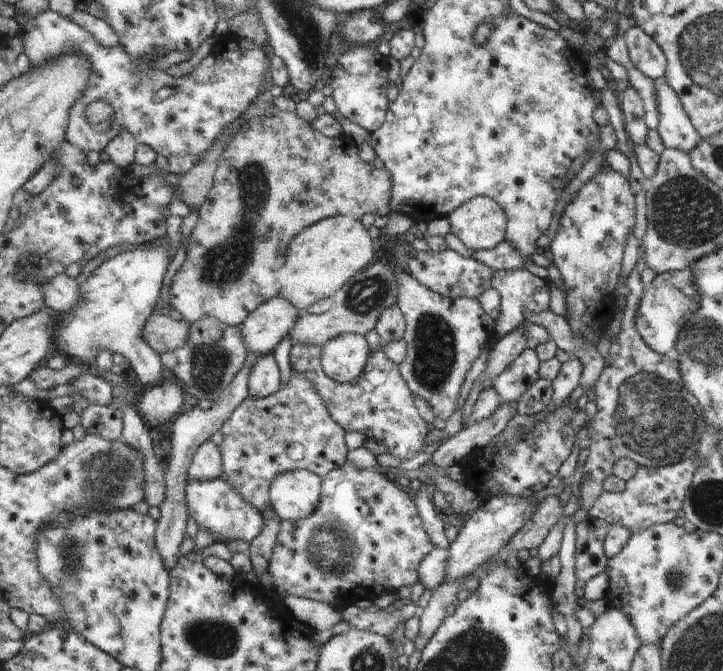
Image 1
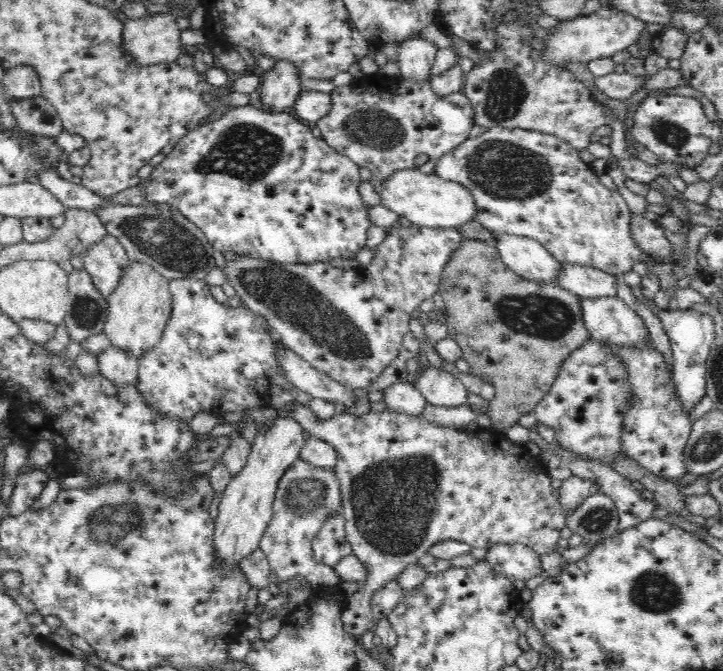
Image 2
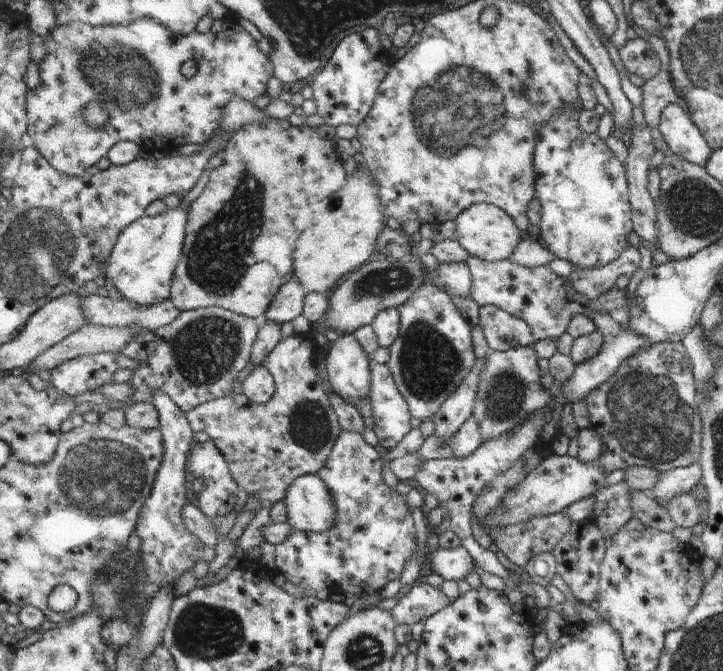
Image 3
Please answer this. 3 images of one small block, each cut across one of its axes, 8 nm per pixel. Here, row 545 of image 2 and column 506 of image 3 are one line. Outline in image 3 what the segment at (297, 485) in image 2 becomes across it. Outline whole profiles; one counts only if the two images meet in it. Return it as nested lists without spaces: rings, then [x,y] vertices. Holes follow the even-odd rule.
[[[469,256],[467,258],[467,268],[471,274],[471,292],[469,298],[473,302],[477,302],[477,306],[497,306],[503,312],[509,312],[511,316],[523,320],[529,330],[531,330],[531,338],[533,344],[541,342],[541,340],[557,340],[559,336],[565,334],[567,324],[573,316],[581,314],[587,316],[589,320],[593,320],[595,314],[609,314],[609,318],[613,318],[617,324],[625,326],[631,320],[629,314],[629,302],[633,298],[627,296],[627,288],[609,288],[605,290],[605,294],[599,294],[595,298],[585,298],[583,294],[575,292],[575,288],[571,286],[569,278],[561,278],[555,272],[549,270],[549,266],[543,268],[525,268],[519,266],[511,260],[503,260],[503,262],[485,262],[481,258]]]

